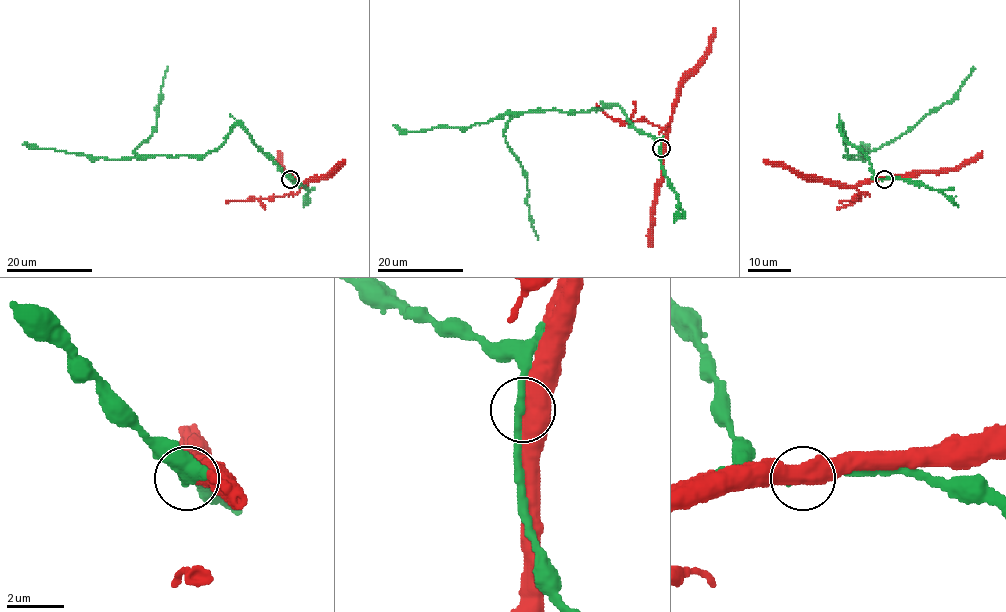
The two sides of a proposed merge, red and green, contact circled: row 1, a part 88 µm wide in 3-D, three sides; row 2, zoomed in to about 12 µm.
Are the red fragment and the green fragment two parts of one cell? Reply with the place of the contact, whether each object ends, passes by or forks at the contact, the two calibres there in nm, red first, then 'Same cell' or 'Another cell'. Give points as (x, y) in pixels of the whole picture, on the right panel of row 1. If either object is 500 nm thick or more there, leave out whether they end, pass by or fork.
Place: (884, 179). At the ring red passes by. At the ring green passes by. Thickness 480 nm (red) against 280 nm. Same cell

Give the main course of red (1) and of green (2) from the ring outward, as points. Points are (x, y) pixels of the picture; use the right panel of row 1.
1: (884, 179), (872, 179), (860, 185), (834, 185), (805, 179), (785, 164), (764, 160)
2: (884, 179), (875, 177), (865, 156), (845, 139), (839, 125), (846, 157), (878, 149), (951, 100), (974, 67)

